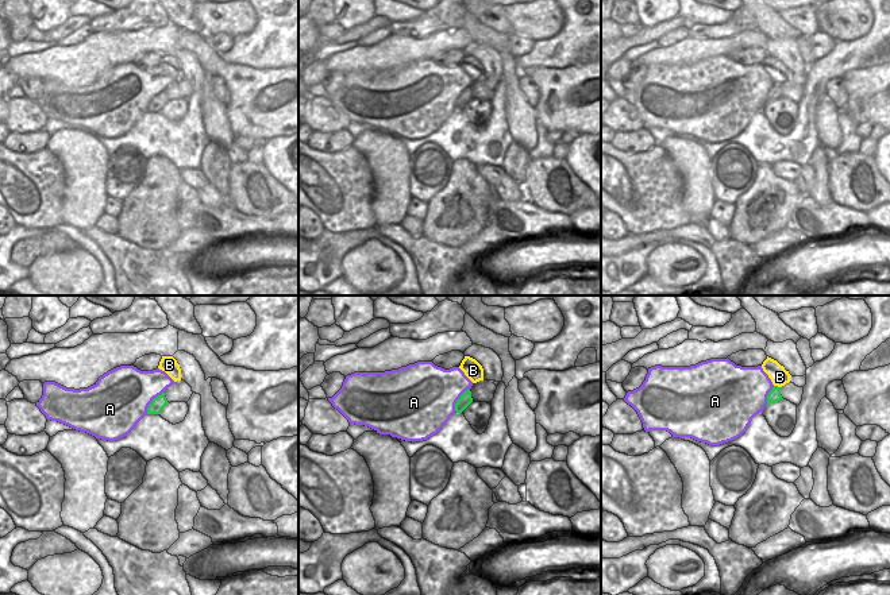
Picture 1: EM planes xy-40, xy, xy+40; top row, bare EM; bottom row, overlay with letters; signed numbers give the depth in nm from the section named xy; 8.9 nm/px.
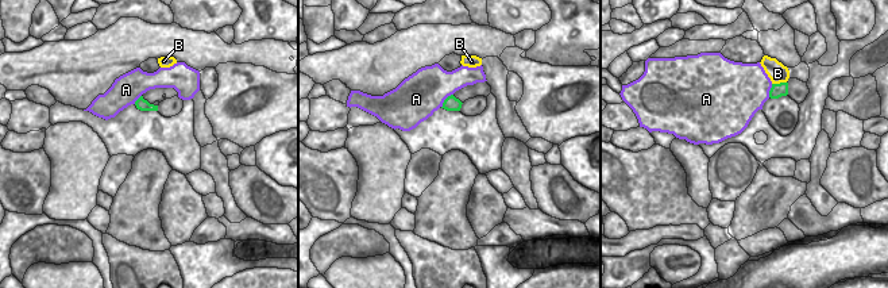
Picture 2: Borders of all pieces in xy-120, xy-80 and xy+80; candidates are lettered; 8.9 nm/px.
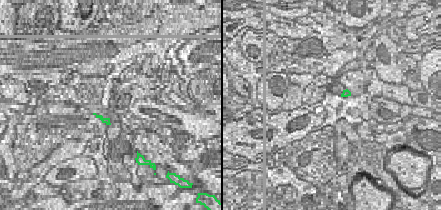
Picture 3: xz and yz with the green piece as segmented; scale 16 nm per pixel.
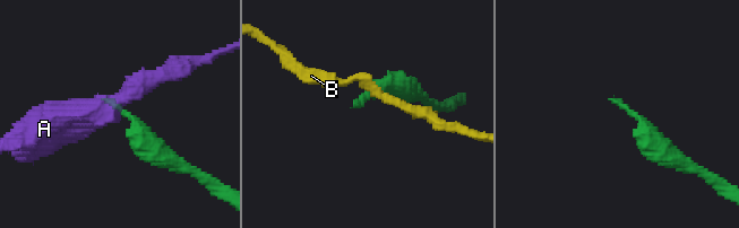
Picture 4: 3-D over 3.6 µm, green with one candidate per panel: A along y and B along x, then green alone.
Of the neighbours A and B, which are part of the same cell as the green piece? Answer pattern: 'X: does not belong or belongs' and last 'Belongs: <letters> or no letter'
A: does not belong
B: does not belong
Belongs: no letter

